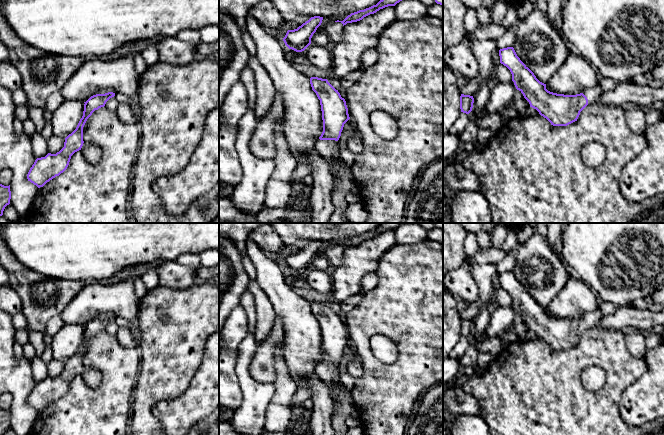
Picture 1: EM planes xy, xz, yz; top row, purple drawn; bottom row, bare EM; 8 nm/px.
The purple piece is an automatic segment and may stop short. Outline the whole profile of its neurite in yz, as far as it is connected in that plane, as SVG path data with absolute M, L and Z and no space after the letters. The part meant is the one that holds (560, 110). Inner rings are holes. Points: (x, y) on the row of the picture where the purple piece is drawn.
M513 47L499 50L500 63L506 66L517 90L553 126L567 126L577 121L580 112L597 101L604 92L600 85L580 94L564 95L550 92L534 73L520 60Z

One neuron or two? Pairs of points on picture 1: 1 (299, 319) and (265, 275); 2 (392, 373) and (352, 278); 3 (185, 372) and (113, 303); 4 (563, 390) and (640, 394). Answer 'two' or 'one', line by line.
1: one
2: two
3: two
4: two

